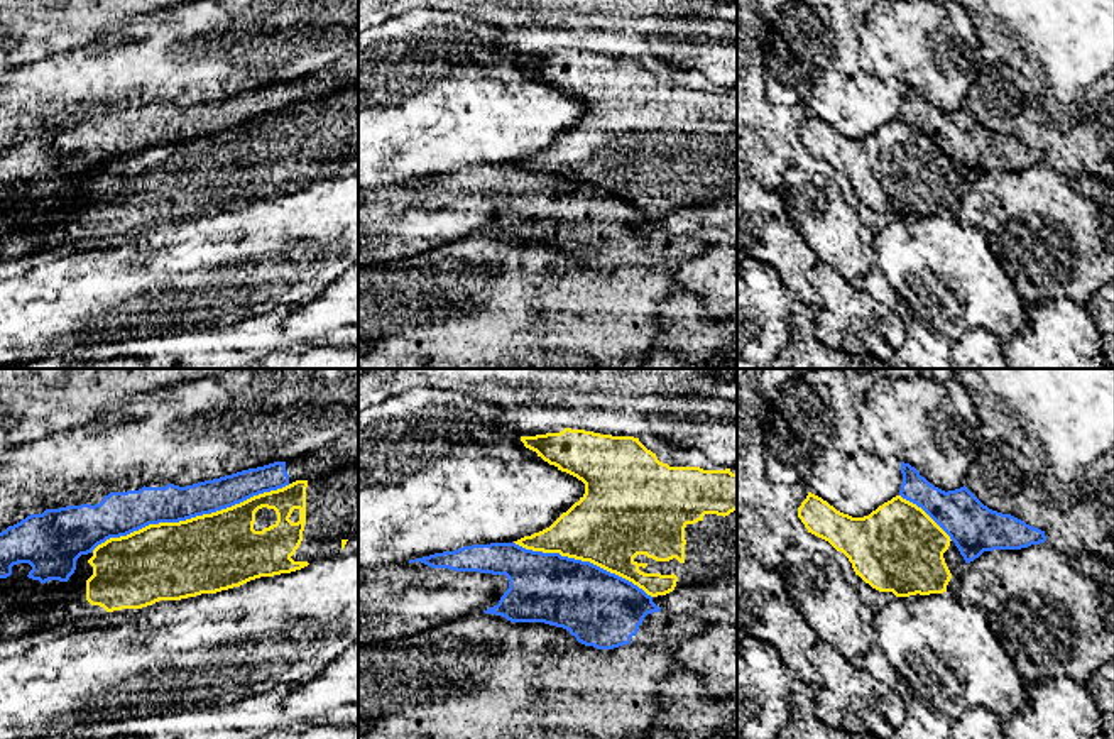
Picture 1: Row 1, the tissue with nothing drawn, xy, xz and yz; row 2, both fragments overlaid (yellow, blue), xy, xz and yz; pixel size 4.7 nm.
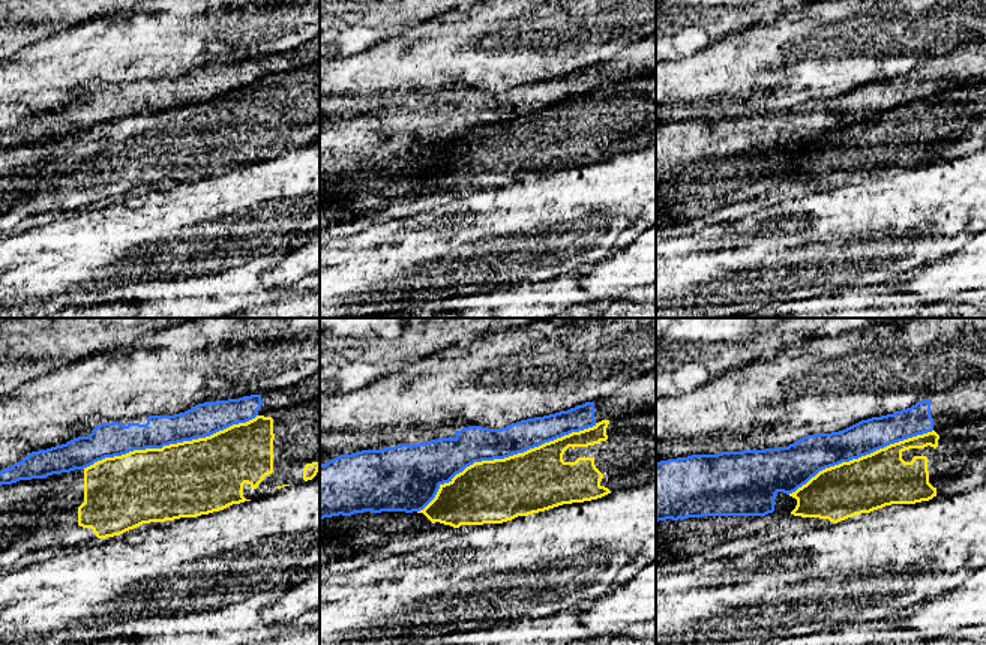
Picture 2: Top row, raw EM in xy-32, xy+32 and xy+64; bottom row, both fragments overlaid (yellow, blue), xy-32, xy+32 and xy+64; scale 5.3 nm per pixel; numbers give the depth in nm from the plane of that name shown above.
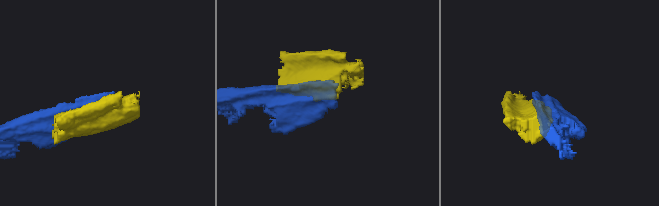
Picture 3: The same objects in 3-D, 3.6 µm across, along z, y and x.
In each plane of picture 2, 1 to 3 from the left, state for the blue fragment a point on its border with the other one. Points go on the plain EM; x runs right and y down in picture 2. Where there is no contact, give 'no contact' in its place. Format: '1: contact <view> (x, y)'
1: contact xy-32 (170, 108)
2: contact xy+32 (505, 122)
3: contact xy+64 (862, 120)

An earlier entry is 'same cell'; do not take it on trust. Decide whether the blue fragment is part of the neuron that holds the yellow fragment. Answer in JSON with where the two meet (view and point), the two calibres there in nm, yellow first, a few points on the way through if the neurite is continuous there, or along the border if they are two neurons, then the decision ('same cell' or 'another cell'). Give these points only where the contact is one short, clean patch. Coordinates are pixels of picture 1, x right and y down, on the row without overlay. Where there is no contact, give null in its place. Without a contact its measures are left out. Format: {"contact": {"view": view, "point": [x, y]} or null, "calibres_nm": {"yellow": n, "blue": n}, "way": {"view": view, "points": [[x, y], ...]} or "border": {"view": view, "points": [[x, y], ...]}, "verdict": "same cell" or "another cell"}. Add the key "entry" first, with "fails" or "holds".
{"entry": "fails", "contact": {"view": "xy", "point": [191, 139]}, "calibres_nm": {"yellow": 380, "blue": 180}, "verdict": "another cell"}

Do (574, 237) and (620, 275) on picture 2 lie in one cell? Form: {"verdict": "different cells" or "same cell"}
{"verdict": "different cells"}

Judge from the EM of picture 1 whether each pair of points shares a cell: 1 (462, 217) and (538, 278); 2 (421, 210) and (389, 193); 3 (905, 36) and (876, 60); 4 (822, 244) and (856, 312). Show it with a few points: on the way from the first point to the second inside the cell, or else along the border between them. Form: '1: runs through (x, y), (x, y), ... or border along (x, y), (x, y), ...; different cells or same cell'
1: border along (482, 232), (452, 240); different cells
2: runs through (413, 210), (406, 210), (398, 202); same cell
3: runs through (898, 41), (883, 53); same cell
4: border along (820, 259), (829, 264); different cells

